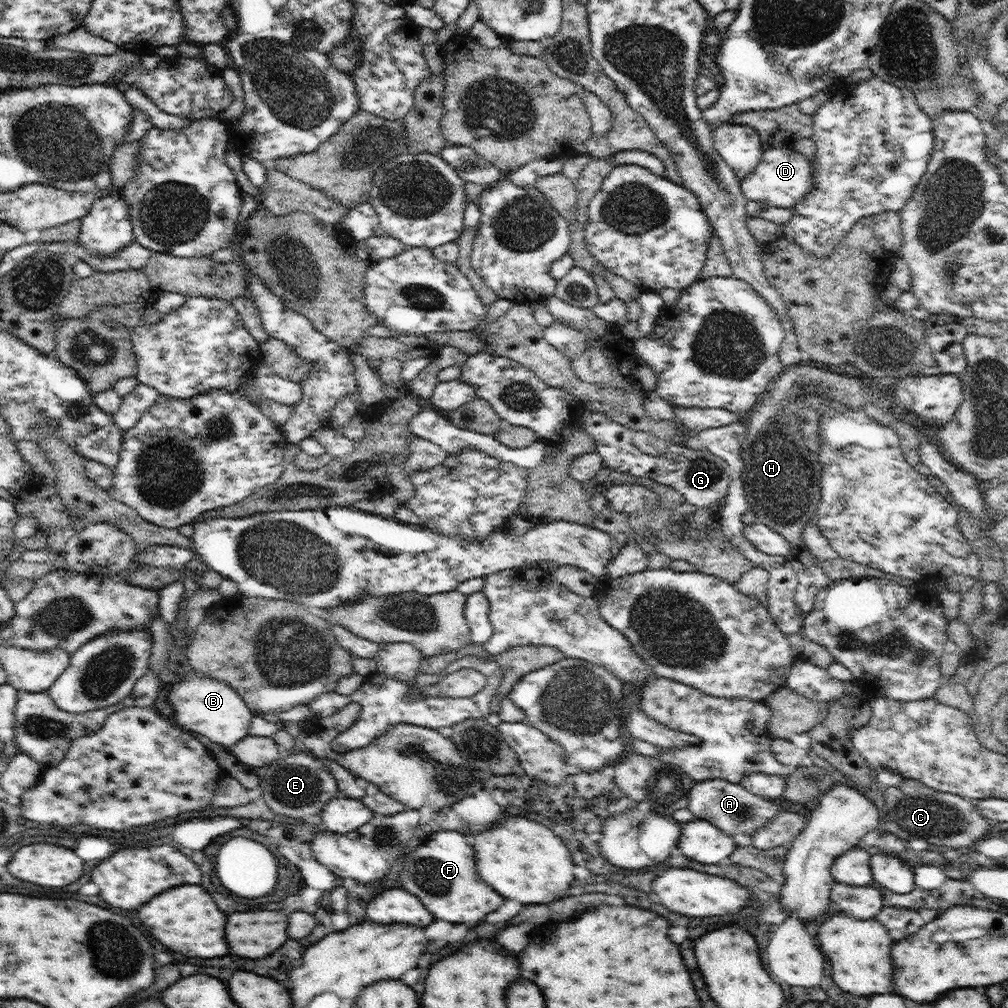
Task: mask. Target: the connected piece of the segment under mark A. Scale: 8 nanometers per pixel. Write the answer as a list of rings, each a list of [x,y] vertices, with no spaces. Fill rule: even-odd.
[[[713,779],[696,784],[690,789],[687,808],[695,818],[708,820],[714,826],[720,826],[726,834],[747,834],[752,838],[753,834],[770,819],[773,819],[780,811],[778,802],[774,799],[762,798],[746,790],[740,783],[734,784],[724,780]]]

